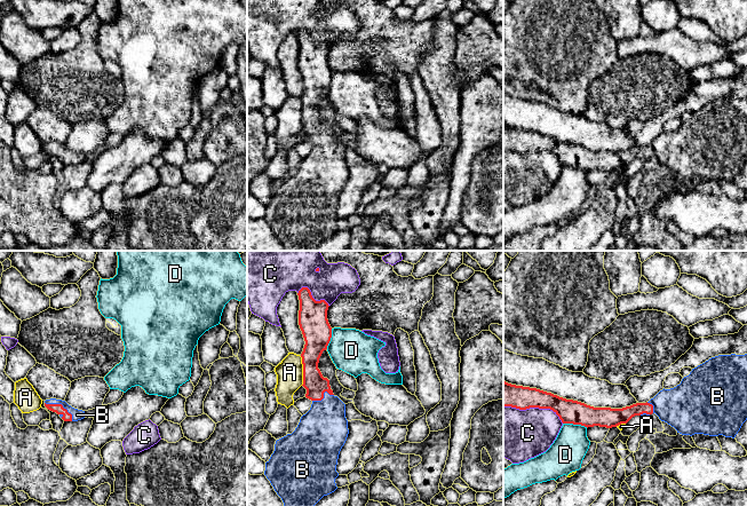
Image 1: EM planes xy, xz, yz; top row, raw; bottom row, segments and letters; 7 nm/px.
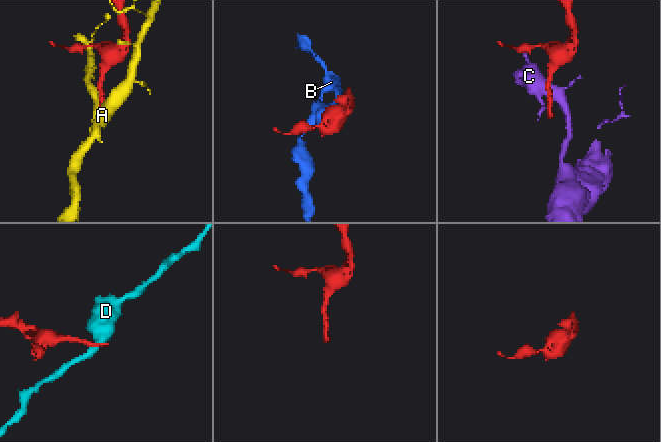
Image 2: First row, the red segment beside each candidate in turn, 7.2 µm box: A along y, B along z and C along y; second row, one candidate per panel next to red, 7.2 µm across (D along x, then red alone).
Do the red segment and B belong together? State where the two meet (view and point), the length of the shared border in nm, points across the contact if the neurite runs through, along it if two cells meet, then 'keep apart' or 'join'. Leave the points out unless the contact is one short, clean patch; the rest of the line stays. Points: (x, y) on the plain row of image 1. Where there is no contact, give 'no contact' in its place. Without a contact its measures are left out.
meets red in xy at (61, 148); contact 240 nm long; runs through xy (58, 152), (61, 148), (71, 158), (77, 158); join

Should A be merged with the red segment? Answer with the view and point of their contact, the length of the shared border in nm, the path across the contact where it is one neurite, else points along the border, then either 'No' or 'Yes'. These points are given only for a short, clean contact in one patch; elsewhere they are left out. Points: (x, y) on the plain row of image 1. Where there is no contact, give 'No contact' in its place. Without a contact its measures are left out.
Touches red at xz (303, 115). Shared border 200 nm. Boundary: xz (300, 100), (302, 128). No

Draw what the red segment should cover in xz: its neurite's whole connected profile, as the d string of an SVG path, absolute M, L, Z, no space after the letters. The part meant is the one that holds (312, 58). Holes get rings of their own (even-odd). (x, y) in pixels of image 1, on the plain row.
M308 31L299 37L299 69L305 88L301 97L303 108L303 131L305 141L312 144L310 153L303 158L292 177L276 184L275 195L265 206L264 219L270 224L284 251L315 251L324 240L334 236L339 220L336 208L349 173L345 161L345 148L333 137L329 124L318 112L319 102L332 81L332 71L327 63L328 47L316 45Z

